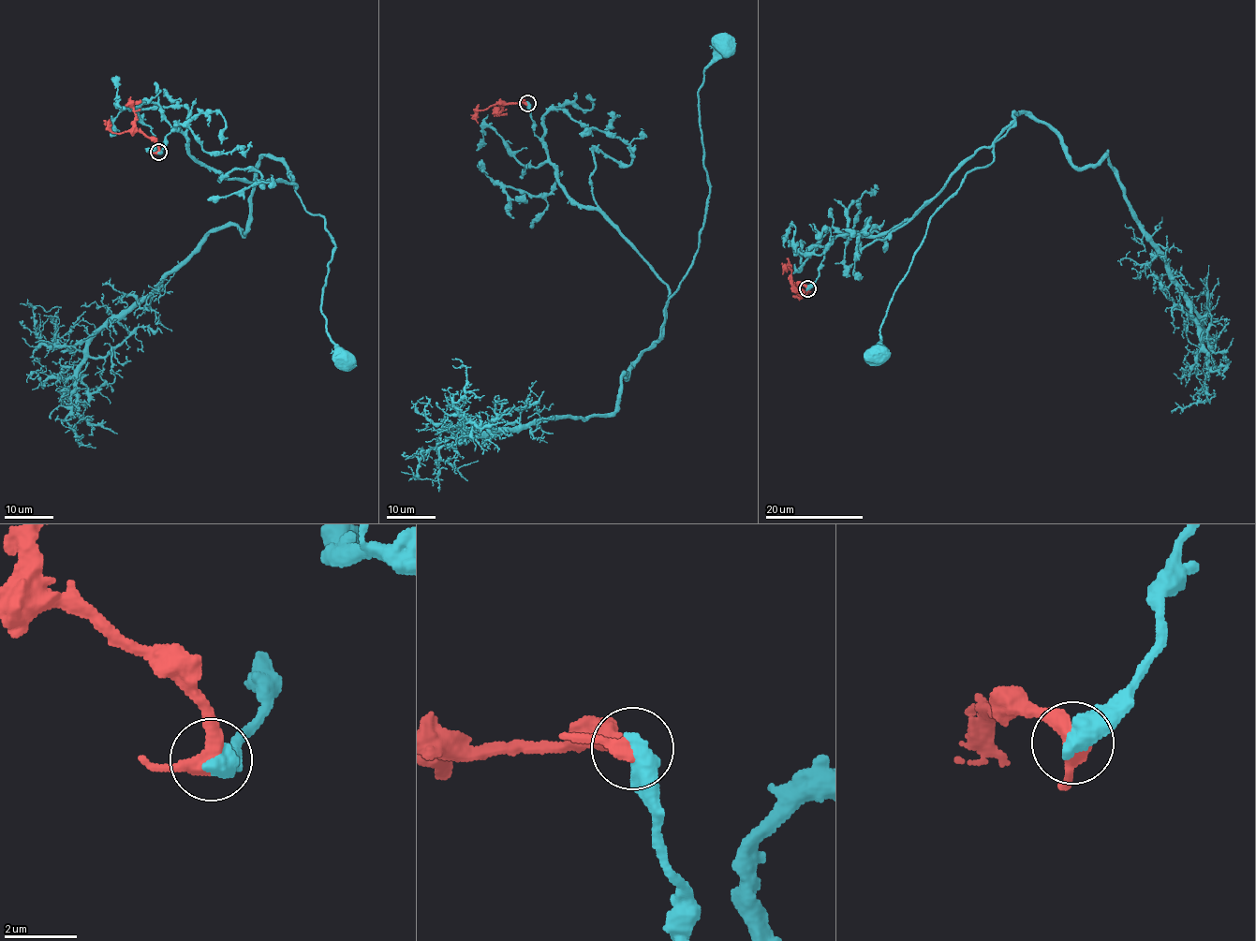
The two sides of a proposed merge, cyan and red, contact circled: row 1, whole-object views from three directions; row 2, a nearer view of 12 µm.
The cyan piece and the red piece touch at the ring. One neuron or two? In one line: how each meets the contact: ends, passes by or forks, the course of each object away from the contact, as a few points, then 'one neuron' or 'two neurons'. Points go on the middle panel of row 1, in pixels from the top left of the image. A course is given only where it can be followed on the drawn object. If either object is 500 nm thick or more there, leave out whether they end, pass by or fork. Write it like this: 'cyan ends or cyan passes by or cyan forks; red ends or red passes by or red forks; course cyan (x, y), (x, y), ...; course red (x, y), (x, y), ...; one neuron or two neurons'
course cyan (526, 103), (560, 188), (605, 213), (669, 298), (698, 248), (709, 186), (699, 89), (704, 66), (726, 44); course red (526, 103), (495, 103), (480, 110), (476, 118), (478, 123); two neurons

